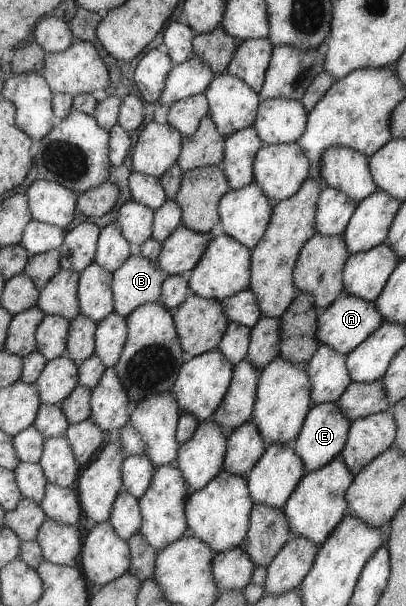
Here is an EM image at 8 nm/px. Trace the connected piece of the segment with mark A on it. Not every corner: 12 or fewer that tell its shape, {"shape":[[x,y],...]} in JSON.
{"shape":[[344,293],[317,317],[317,339],[347,356],[383,325],[375,302]]}

